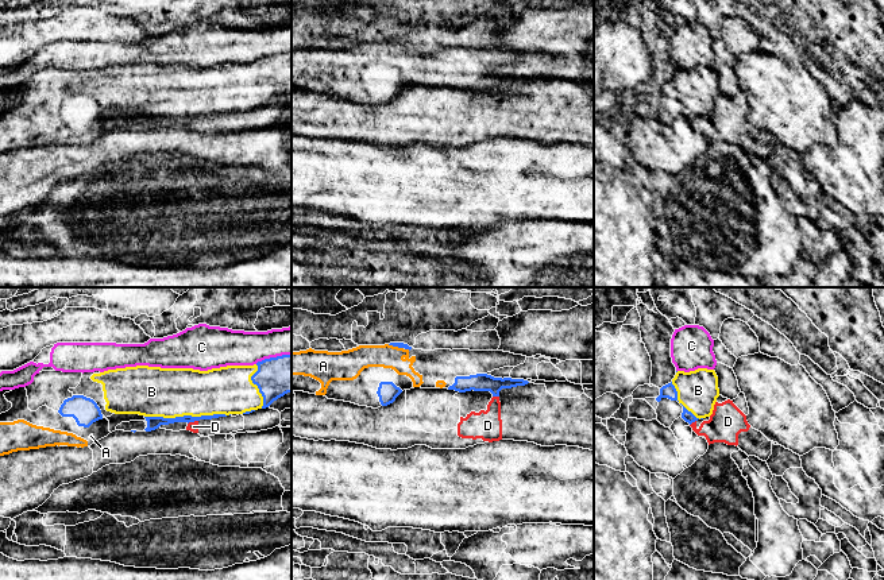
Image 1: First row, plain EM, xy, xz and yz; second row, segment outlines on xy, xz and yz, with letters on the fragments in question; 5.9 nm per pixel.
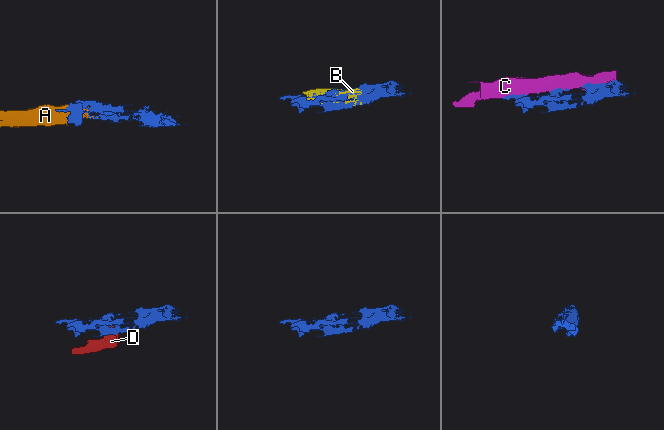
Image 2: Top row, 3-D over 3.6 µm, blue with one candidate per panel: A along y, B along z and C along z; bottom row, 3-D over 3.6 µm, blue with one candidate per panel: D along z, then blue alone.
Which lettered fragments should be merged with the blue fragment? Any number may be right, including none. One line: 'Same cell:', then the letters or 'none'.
Same cell: A, B

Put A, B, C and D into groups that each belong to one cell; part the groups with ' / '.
A B / C / D

